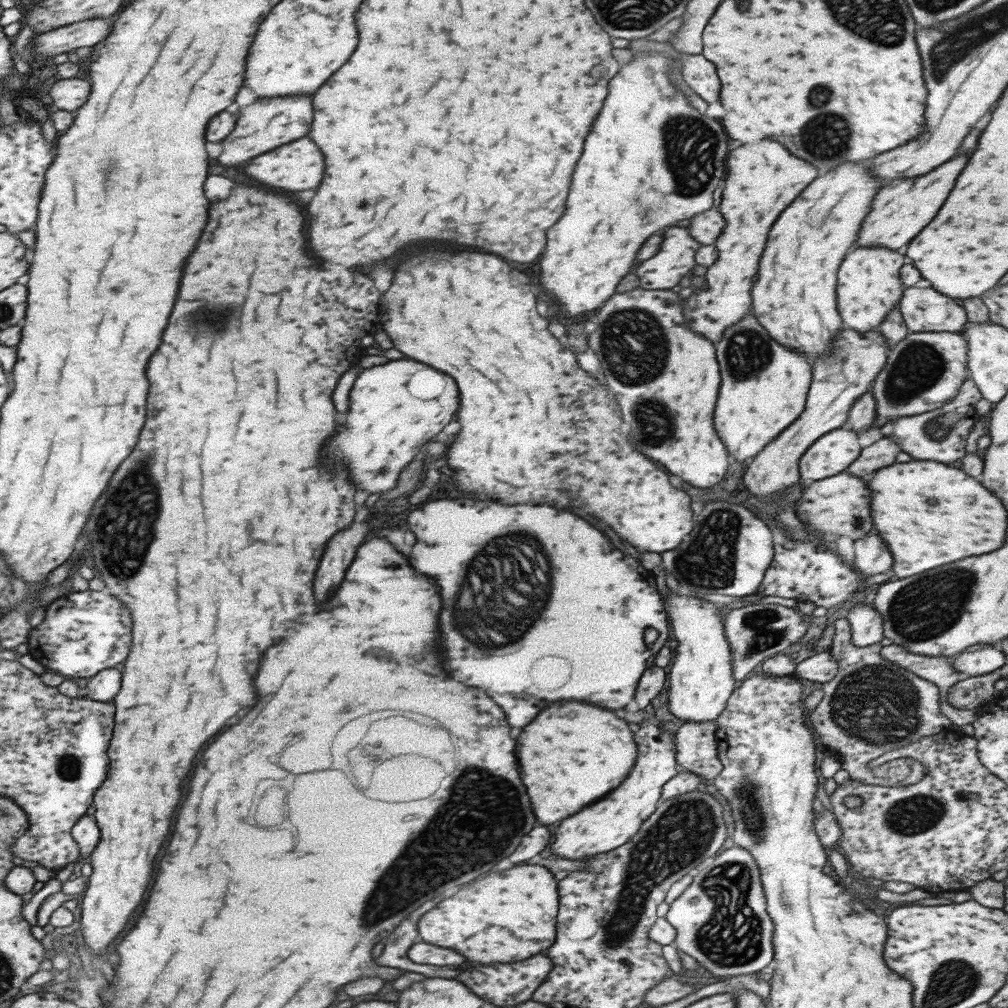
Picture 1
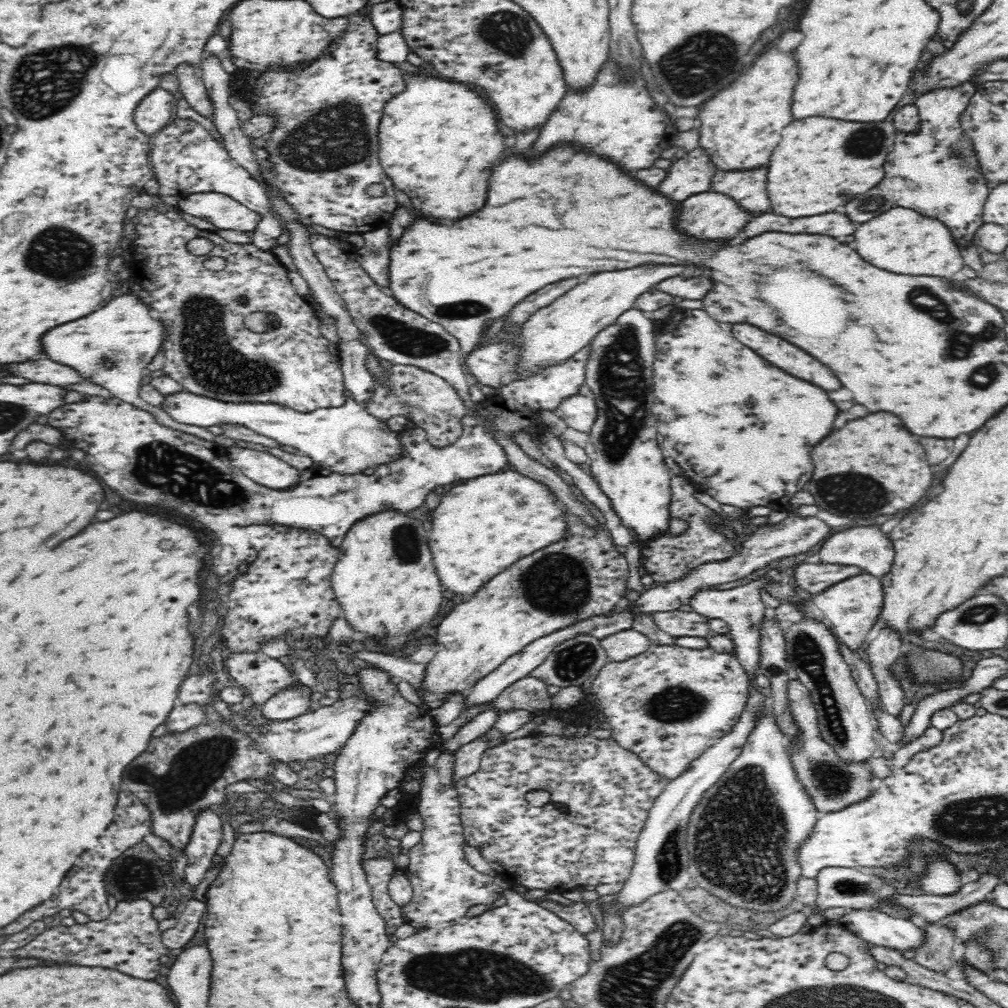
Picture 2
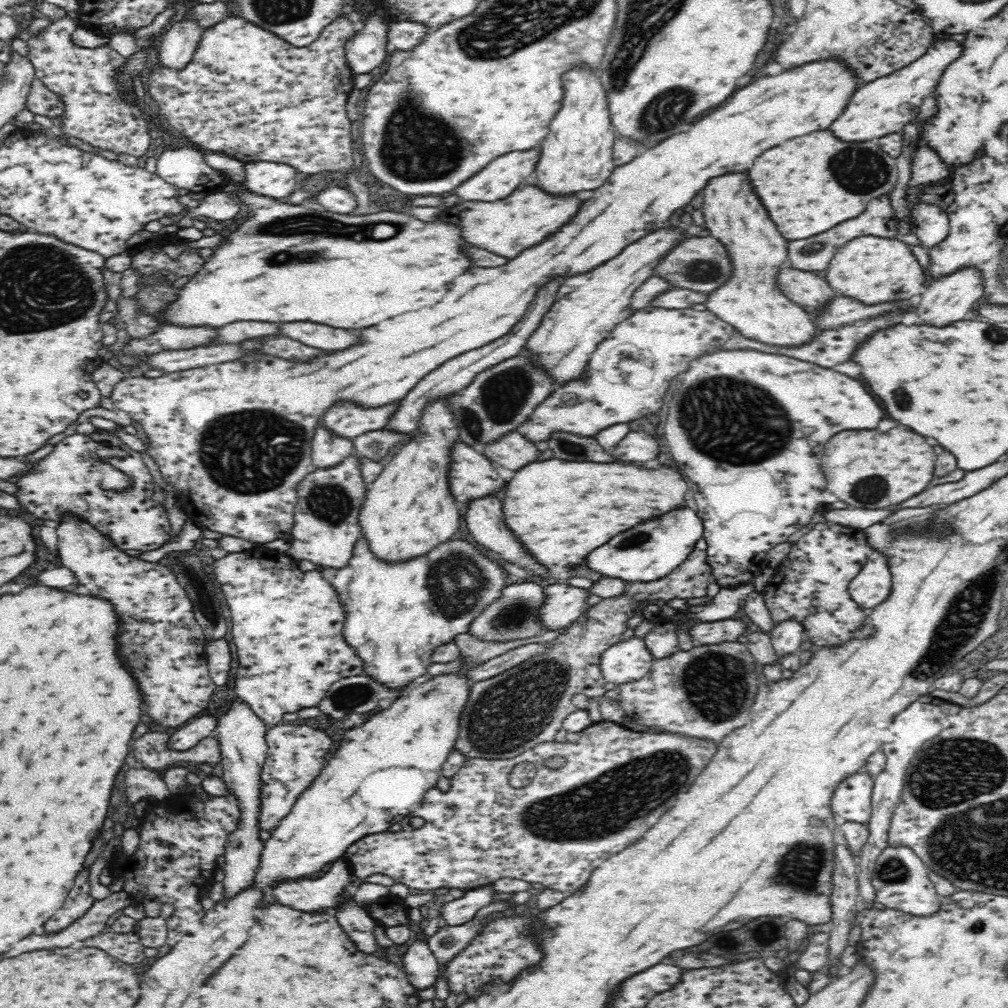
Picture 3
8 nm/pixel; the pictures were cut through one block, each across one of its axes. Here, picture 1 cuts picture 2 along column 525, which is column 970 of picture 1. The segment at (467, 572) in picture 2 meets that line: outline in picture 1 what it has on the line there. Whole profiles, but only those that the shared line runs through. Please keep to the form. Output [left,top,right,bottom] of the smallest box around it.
[867,462,1007,578]

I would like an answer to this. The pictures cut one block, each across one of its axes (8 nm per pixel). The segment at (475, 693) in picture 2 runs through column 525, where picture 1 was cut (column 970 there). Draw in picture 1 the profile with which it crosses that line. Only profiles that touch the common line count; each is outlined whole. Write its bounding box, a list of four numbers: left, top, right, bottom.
[953,646,1007,680]

